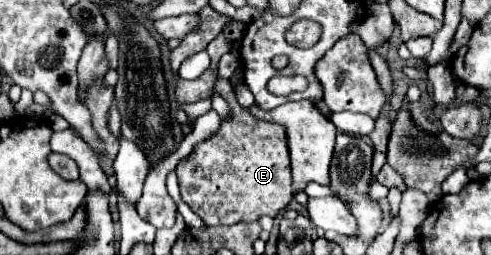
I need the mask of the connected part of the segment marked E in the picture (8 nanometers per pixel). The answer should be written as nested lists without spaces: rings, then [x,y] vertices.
[[[216,79],[214,93],[222,95],[230,103],[232,119],[222,121],[220,131],[210,141],[196,145],[192,155],[176,167],[182,201],[210,227],[258,221],[262,215],[278,217],[292,201],[286,129],[278,123],[262,121],[252,113],[242,111],[228,79]]]

